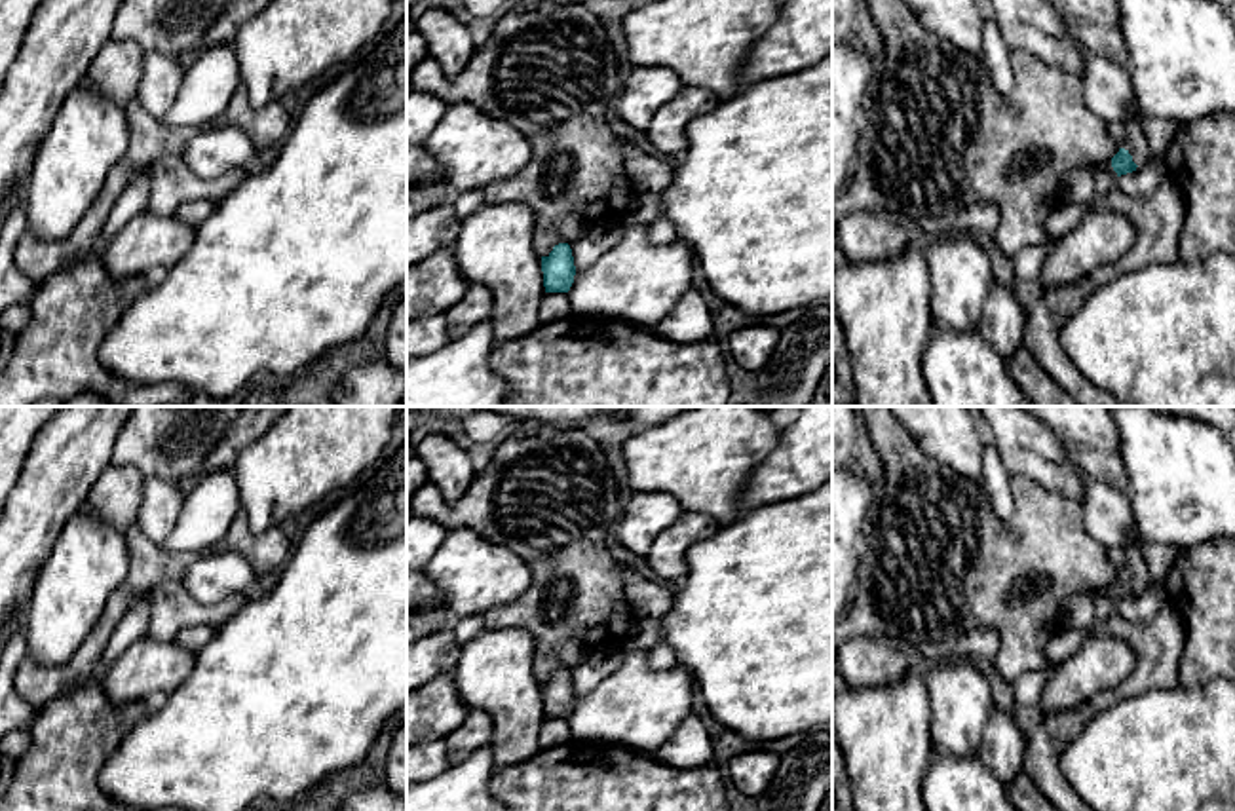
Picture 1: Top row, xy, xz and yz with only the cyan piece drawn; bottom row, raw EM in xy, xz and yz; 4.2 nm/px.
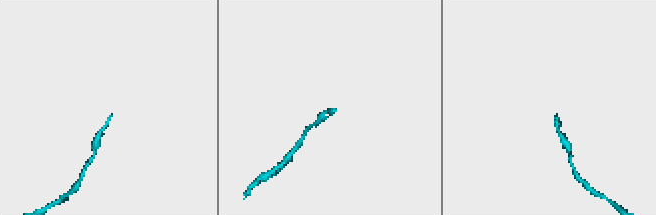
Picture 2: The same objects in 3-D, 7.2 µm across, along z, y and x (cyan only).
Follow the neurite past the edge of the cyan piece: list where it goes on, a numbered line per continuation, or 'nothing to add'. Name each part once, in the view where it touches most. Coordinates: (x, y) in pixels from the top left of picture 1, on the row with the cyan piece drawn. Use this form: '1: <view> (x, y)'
1: yz (1135, 143)

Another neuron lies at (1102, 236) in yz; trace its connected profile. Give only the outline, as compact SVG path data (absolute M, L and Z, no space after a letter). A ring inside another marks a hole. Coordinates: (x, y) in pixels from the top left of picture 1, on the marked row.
M1102 205L1083 217L1072 232L1049 241L1039 281L1043 287L1075 283L1094 268L1123 256L1132 245L1134 226Z

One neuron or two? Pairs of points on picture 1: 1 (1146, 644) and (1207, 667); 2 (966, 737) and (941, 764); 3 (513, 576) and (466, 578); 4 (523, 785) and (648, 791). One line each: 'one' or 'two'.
1: two
2: two
3: one
4: one

